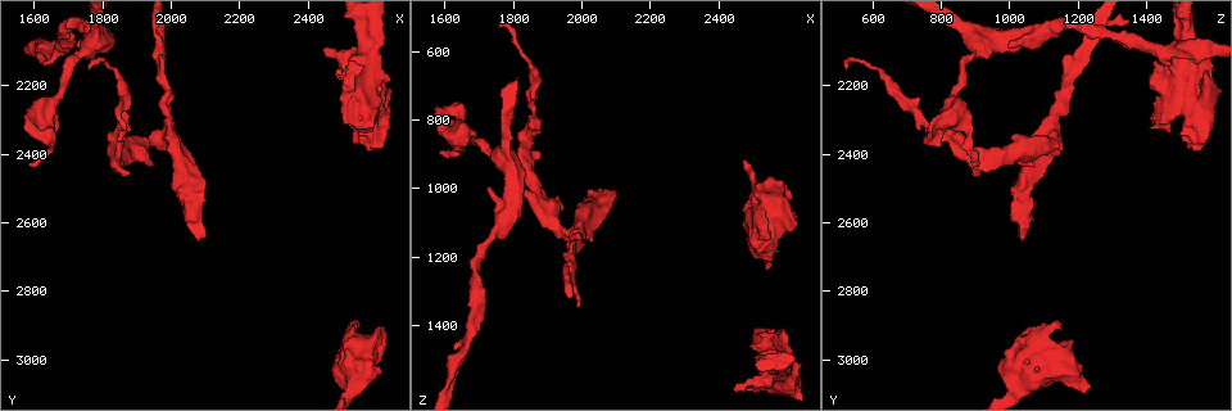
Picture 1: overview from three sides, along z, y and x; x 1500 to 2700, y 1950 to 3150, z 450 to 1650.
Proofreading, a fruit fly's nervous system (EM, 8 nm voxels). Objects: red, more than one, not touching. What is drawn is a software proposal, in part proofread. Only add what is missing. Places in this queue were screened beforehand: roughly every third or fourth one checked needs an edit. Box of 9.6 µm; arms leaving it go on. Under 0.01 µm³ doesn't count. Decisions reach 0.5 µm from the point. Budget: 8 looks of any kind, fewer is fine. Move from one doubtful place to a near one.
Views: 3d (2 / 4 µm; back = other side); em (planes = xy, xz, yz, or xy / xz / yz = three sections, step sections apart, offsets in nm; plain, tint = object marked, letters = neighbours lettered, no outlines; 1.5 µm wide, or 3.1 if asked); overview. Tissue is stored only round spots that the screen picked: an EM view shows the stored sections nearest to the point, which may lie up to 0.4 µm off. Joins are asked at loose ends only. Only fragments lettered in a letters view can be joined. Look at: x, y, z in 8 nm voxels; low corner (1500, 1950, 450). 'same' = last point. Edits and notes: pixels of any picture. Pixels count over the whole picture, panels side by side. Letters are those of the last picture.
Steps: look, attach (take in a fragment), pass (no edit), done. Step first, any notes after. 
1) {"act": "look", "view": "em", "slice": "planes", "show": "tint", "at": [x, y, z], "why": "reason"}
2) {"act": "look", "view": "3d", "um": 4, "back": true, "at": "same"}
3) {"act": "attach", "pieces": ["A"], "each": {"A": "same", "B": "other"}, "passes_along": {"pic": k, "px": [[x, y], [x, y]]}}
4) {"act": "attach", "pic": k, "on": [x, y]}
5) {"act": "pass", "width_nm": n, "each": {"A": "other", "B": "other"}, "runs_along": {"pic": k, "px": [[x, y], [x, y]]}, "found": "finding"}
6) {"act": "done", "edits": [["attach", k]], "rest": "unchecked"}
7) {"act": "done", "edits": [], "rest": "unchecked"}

{"act": "look", "view": "3d", "um": 4, "back": true, "at": [2620, 2380, 1530], "why": "thick end"}

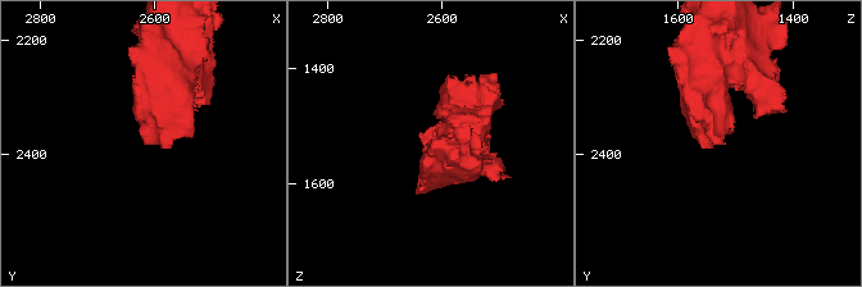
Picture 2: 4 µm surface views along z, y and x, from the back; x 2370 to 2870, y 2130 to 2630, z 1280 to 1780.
{"act": "look", "view": "em", "slice": "yz", "step": 4, "show": "letters", "at": [2620, 2380, 1525]}

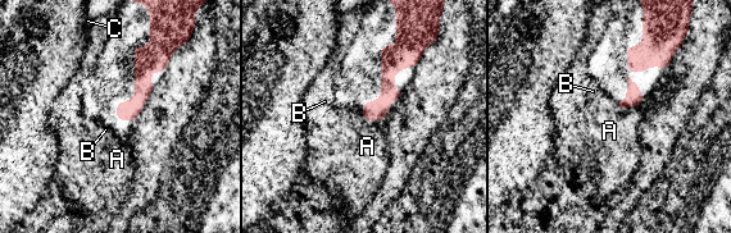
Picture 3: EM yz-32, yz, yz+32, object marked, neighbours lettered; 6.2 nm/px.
{"act": "look", "view": "em", "slice": "planes", "show": "letters", "at": "same"}

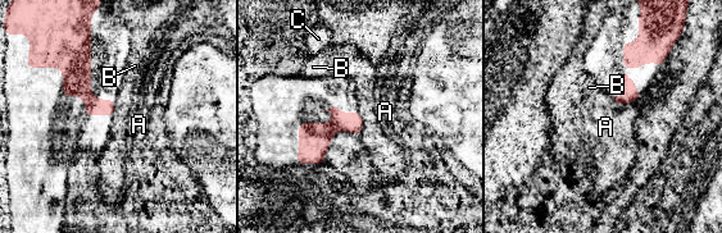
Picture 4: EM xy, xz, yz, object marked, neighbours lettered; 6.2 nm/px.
{"act": "pass", "each": {"A": "other", "B": "other", "C": "other"}, "border": {"pic": 4, "px": [[641, 94], [629, 103], [613, 100]]}, "found": "no lettered fragment goes on from it"}

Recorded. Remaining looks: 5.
{"act": "look", "view": "em", "slice": "planes", "show": "letters", "at": [2540, 2910, 1150], "why": "branch stops here"}

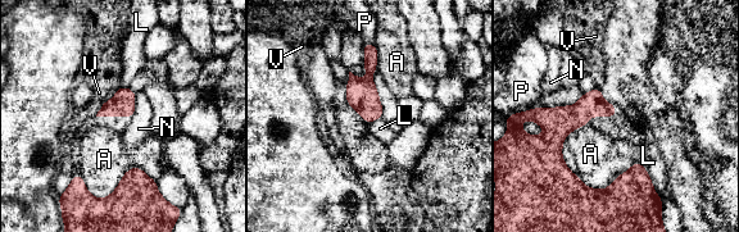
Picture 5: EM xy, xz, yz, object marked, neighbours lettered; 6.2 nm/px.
{"act": "pass", "longest_contact_nm": ["A", 480], "each": {"A": "other", "L": "other", "N": "other", "P": "other", "V": "other"}, "found": "no lettered fragment goes on from it"}

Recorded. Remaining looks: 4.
{"act": "look", "view": "em", "slice": "xz", "step": 4, "show": "letters", "at": [1990, 2350, 1070], "why": "free end"}

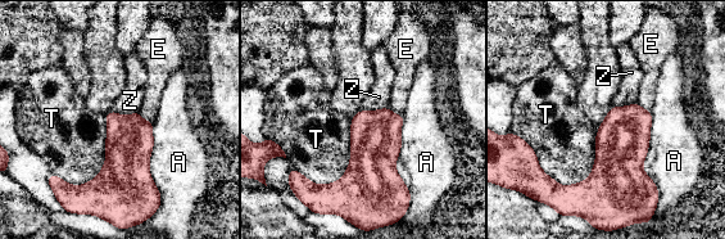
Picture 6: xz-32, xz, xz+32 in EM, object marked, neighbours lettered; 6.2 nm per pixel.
{"act": "pass", "each": {"A": "other", "E": "other", "T": "other", "Z": "other"}, "border": {"pic": 6, "px": [[112, 109], [122, 115], [137, 112]]}, "found": "none of them fits"}

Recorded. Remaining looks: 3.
{"act": "done", "edits": [], "rest": "unchecked"}

